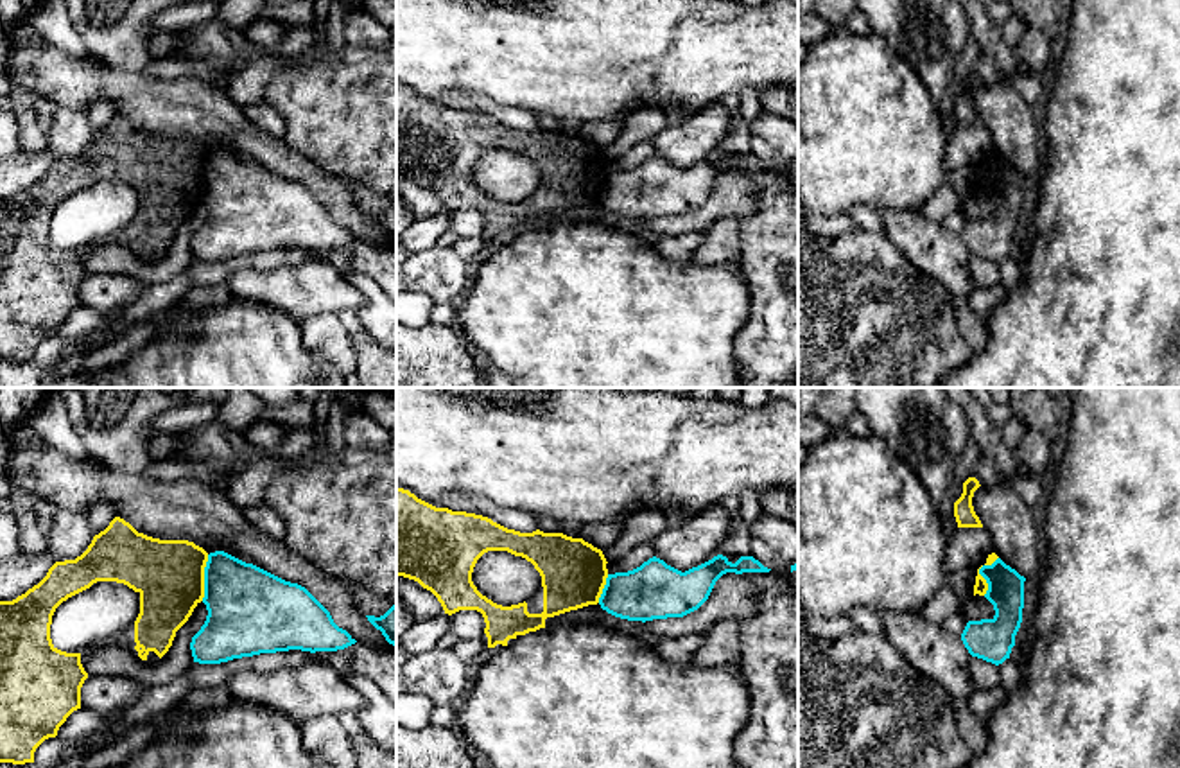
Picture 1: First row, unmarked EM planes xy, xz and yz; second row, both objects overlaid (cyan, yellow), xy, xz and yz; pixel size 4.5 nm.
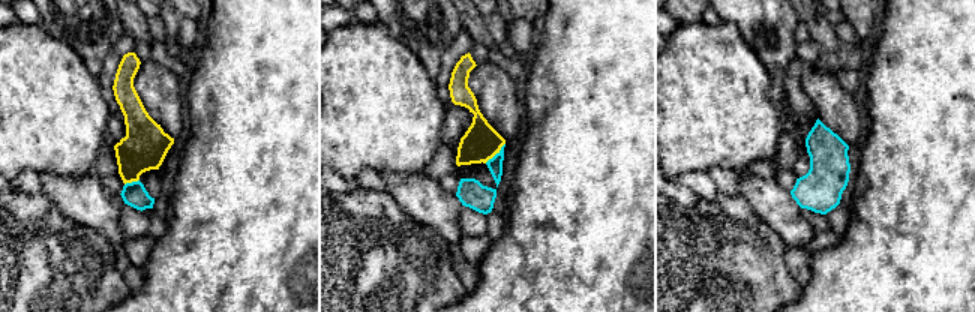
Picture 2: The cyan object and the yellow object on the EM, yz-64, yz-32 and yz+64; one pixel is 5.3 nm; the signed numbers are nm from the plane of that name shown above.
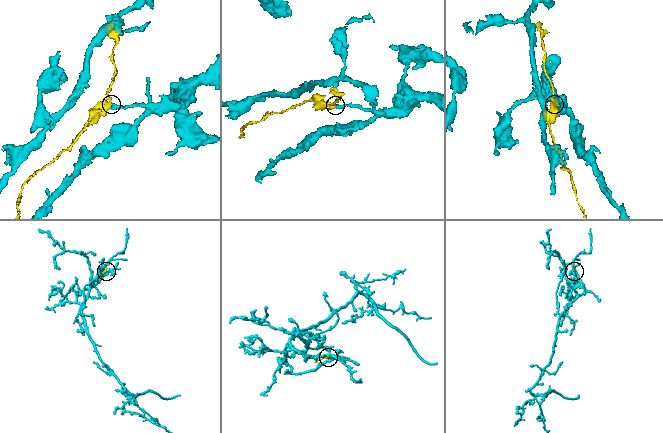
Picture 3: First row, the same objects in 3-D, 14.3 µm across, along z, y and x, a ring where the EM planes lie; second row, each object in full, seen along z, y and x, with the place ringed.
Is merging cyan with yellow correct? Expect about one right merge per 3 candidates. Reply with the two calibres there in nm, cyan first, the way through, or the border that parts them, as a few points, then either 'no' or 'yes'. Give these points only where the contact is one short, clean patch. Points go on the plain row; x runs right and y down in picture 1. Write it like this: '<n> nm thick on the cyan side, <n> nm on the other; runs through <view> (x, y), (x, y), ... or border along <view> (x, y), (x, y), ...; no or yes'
380 nm thick on the cyan side, 320 nm on the other; no

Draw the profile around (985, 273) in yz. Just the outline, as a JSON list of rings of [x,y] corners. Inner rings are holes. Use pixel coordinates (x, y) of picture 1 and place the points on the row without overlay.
[[[970,255],[968,266],[976,287],[990,287],[1001,284],[999,264],[977,255]]]

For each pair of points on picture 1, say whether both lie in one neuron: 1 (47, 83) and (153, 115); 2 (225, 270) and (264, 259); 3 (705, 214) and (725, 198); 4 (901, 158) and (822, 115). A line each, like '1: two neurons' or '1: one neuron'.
1: one neuron
2: one neuron
3: one neuron
4: one neuron

